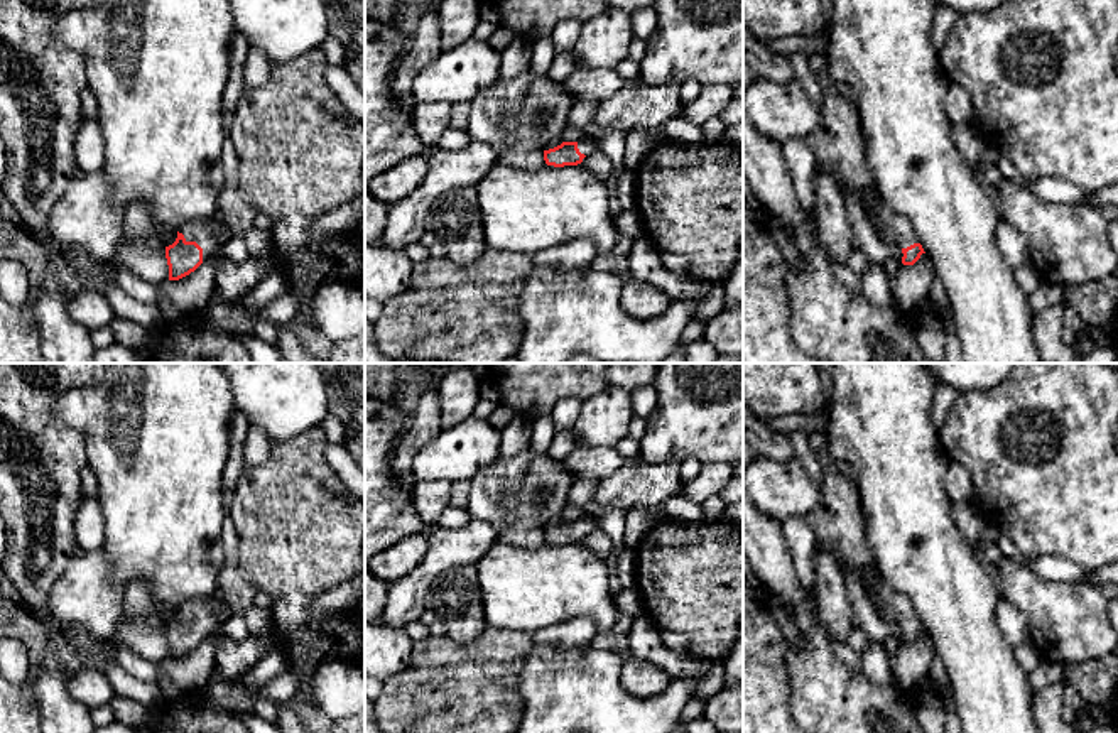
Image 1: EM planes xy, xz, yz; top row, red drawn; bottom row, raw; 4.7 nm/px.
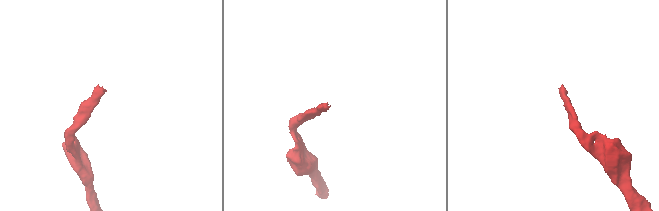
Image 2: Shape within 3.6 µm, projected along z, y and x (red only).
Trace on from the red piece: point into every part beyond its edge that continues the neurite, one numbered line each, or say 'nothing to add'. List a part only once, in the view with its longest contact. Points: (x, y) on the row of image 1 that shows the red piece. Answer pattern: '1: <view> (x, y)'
1: xy (208, 233)

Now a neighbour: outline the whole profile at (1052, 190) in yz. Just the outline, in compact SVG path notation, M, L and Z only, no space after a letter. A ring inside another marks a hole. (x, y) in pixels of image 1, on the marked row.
M1000 155L995 164L1003 177L1023 184L1030 193L1039 196L1047 203L1057 204L1083 204L1086 201L1086 193L1083 193L1076 184L1061 177L1042 177L1037 181L1025 181L1015 169L1007 155Z

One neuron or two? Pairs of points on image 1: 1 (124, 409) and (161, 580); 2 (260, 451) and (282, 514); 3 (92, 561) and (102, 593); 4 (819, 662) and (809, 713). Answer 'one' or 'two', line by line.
1: one
2: two
3: one
4: one

